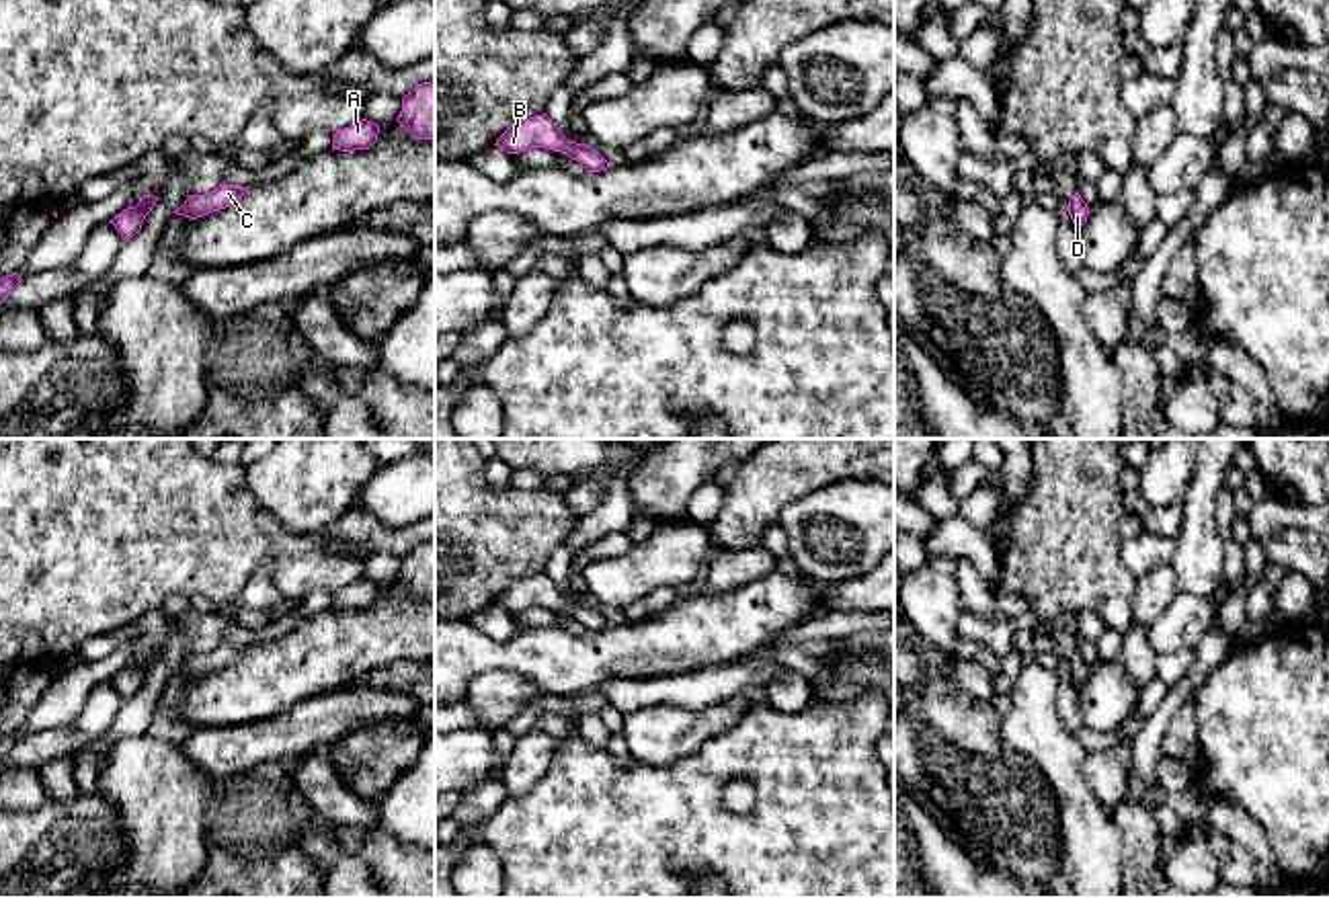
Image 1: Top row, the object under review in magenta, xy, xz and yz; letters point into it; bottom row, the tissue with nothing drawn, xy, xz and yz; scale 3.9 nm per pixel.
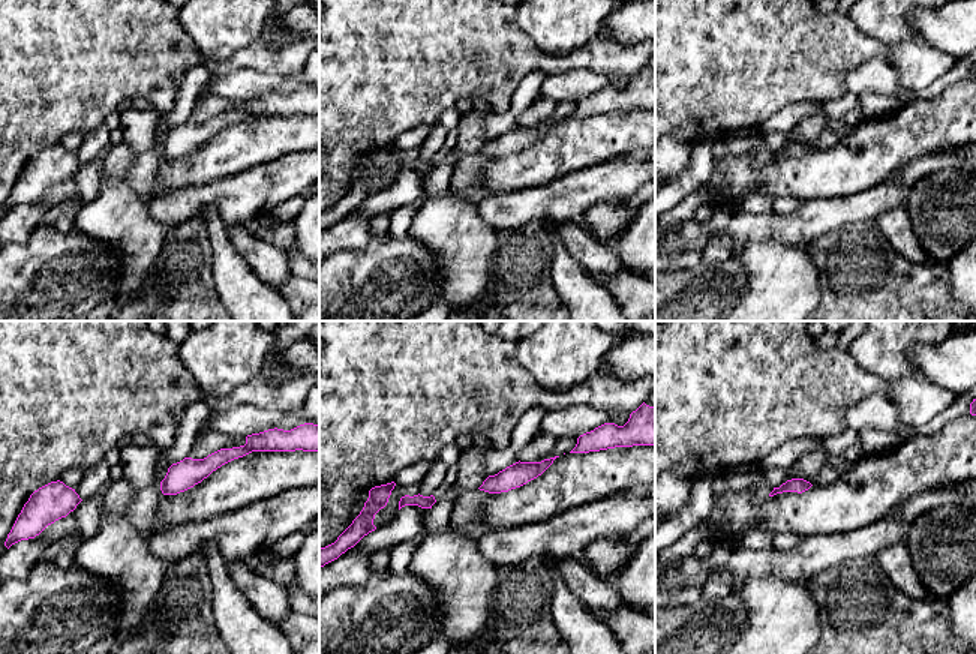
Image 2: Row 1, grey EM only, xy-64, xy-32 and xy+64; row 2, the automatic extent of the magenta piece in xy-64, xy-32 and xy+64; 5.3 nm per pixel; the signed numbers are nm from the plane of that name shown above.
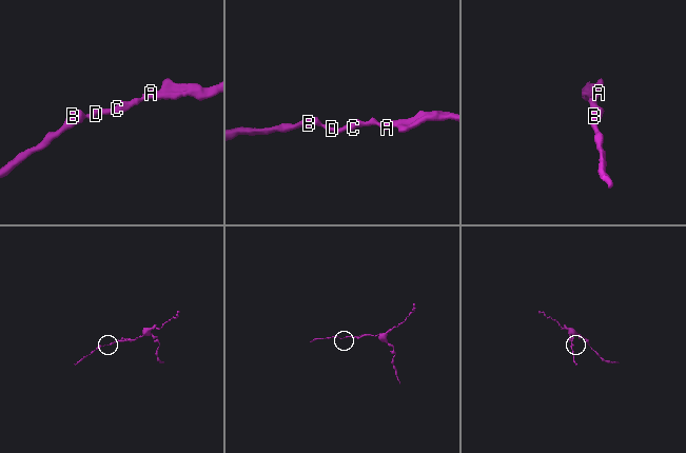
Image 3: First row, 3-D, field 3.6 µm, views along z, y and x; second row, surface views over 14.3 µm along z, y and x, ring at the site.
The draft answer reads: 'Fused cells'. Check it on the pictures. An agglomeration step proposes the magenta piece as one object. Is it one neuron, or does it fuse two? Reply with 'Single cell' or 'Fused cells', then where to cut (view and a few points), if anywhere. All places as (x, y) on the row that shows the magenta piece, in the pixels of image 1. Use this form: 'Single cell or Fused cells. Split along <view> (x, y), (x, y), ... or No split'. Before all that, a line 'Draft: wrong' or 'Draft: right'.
Draft: wrong
Single cell. No split

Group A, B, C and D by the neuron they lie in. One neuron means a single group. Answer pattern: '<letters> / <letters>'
A B C D

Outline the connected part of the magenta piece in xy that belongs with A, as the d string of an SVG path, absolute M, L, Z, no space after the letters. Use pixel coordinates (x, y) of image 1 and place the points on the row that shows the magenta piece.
M359 119L334 133L332 150L355 152L369 150L377 141L379 125L367 119Z

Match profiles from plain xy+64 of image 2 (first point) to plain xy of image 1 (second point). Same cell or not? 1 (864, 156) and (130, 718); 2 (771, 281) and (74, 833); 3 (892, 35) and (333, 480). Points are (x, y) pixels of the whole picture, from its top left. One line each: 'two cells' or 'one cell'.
1: two cells
2: two cells
3: one cell

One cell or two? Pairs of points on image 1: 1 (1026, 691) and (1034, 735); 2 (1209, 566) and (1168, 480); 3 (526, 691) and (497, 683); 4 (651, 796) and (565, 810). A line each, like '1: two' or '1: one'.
1: one
2: two
3: one
4: one

